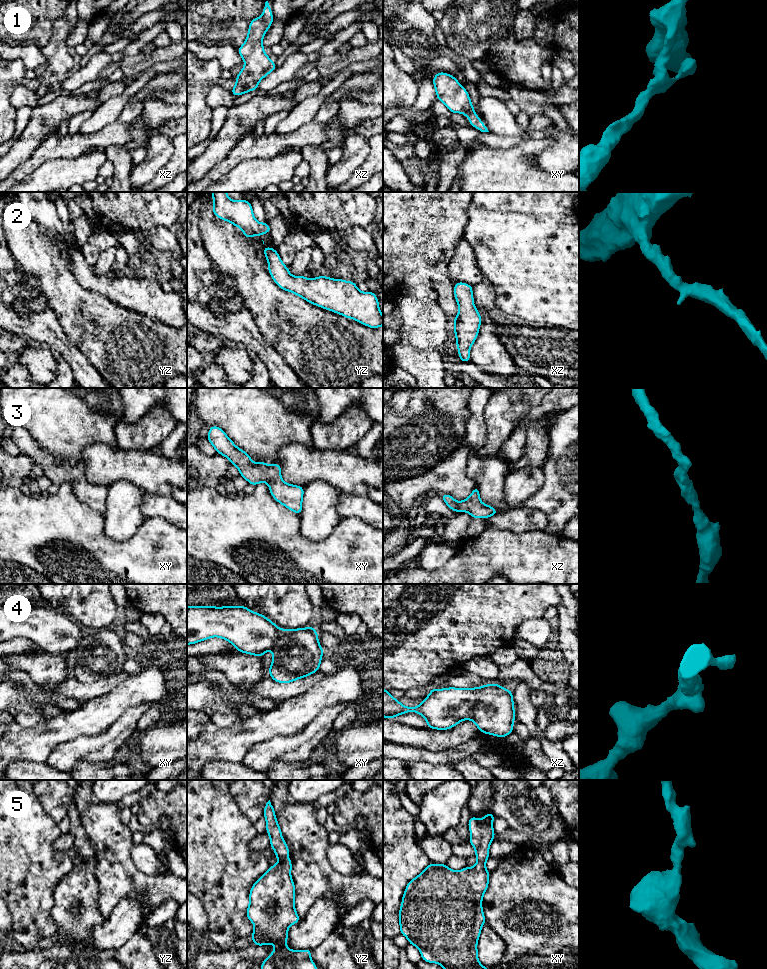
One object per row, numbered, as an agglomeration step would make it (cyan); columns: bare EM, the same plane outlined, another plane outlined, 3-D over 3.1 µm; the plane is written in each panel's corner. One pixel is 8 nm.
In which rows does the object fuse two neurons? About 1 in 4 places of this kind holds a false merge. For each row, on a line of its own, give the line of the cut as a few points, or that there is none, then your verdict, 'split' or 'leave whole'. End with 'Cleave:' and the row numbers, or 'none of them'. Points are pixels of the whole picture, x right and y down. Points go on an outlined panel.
1: no cut | leave whole
2: no cut | leave whole
3: no cut | leave whole
4: no cut | leave whole
5: no cut | leave whole
Cleave: none of them

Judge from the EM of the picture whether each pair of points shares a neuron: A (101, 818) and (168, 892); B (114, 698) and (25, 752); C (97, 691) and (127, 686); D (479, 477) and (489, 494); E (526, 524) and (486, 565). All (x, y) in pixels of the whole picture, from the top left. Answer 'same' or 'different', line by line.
A: same
B: same
C: different
D: same
E: different

